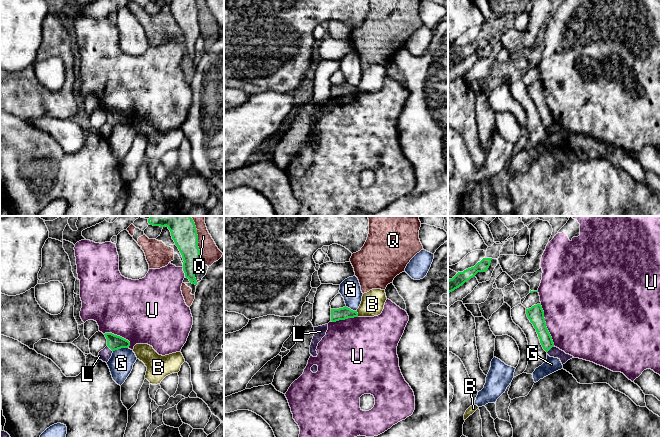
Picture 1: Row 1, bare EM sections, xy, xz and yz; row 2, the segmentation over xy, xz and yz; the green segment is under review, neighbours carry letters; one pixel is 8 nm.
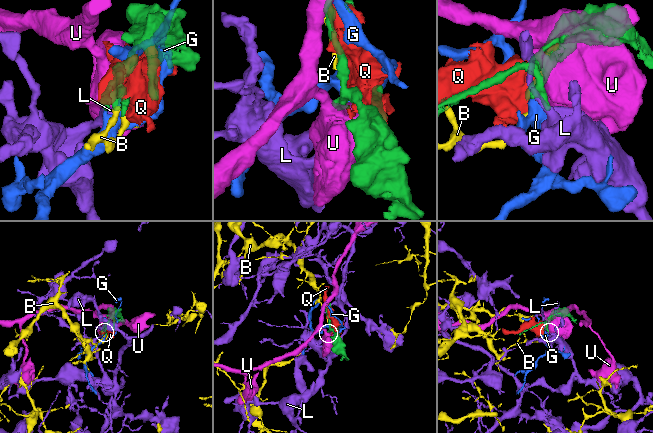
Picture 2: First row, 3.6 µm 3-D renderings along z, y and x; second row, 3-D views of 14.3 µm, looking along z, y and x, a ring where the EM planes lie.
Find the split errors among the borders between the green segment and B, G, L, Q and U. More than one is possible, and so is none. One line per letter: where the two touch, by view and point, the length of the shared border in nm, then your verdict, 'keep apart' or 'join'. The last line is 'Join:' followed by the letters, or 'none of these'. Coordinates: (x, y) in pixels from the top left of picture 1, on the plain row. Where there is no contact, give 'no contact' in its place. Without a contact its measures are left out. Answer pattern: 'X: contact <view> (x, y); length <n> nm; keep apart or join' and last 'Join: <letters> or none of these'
B: contact xz (357, 90); length 50 nm; keep apart
G: contact xy (120, 124); length 120 nm; keep apart
L: contact yz (550, 124); length 80 nm; keep apart
Q: contact xy (197, 18); length 300 nm; keep apart
U: contact yz (545, 101); length 360 nm; keep apart
Join: none of these

